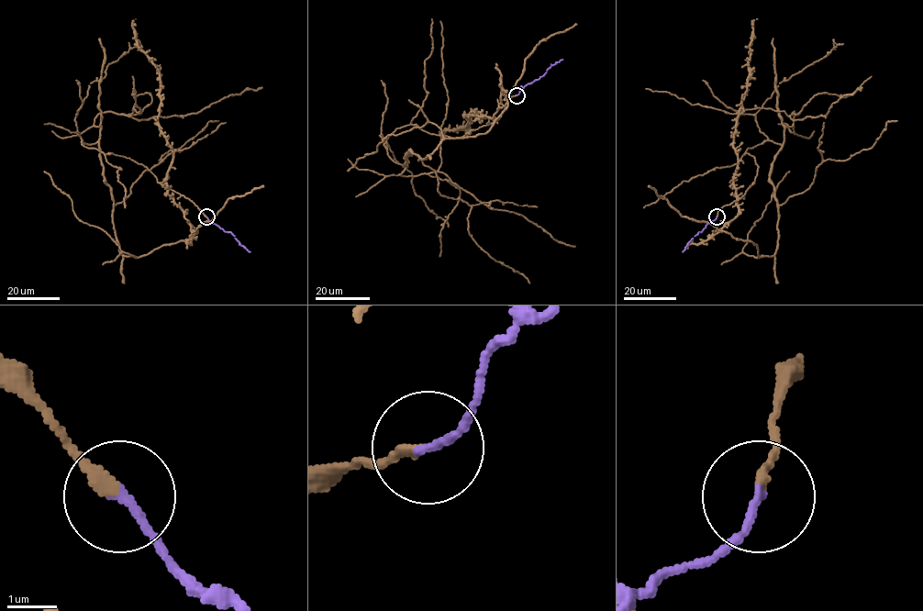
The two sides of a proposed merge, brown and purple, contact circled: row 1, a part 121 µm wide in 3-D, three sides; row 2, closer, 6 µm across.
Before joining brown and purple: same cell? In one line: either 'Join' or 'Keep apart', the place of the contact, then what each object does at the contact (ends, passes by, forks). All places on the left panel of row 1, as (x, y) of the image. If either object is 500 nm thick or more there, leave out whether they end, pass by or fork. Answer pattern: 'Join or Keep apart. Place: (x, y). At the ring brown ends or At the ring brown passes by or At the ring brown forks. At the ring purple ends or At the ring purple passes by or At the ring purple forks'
Join. Place: (206, 216). At the ring brown ends. At the ring purple ends

